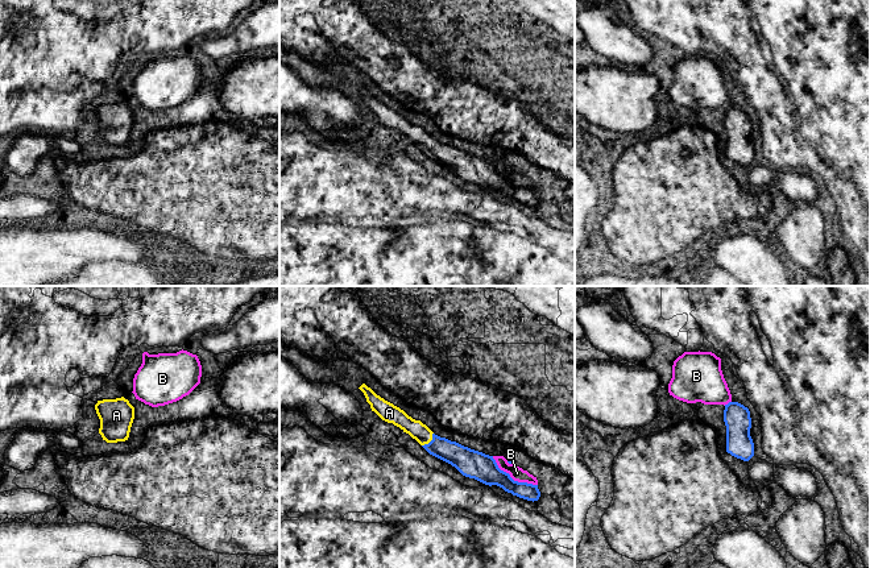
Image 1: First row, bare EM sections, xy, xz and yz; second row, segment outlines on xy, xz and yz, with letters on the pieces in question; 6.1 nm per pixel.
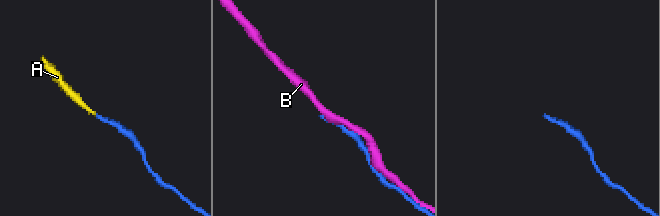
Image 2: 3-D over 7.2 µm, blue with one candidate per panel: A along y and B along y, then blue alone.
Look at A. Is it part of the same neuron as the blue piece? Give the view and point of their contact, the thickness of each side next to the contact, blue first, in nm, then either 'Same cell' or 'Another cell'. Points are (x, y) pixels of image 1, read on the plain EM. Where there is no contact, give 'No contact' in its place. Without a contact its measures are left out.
Touches blue at xz (431, 145). Thickness 160 nm (blue) against 110 nm. Same cell

